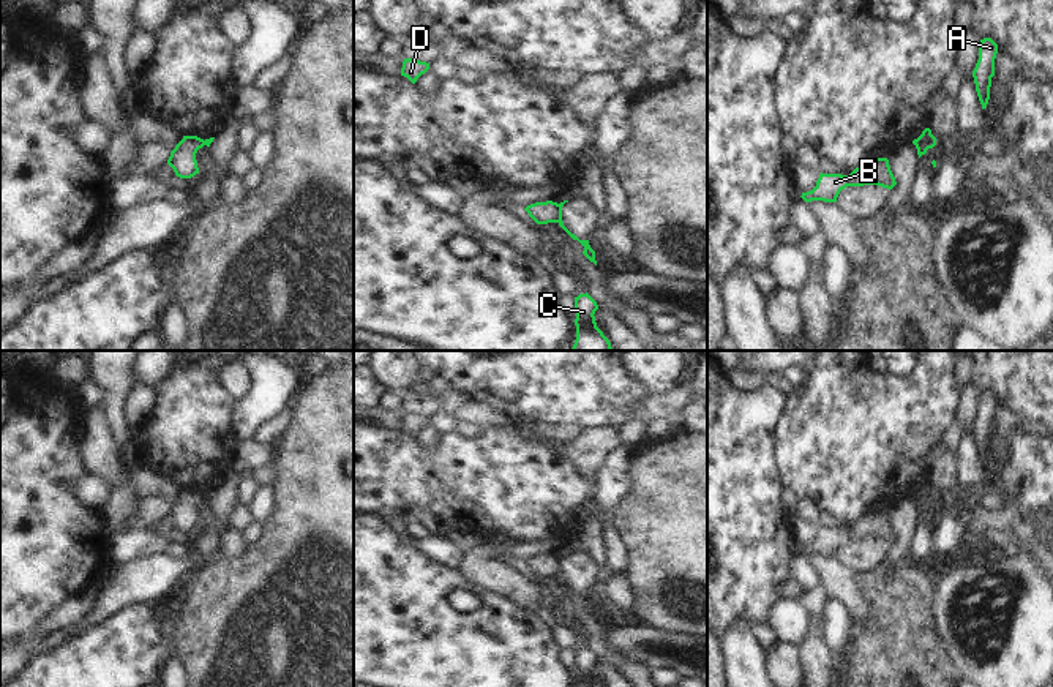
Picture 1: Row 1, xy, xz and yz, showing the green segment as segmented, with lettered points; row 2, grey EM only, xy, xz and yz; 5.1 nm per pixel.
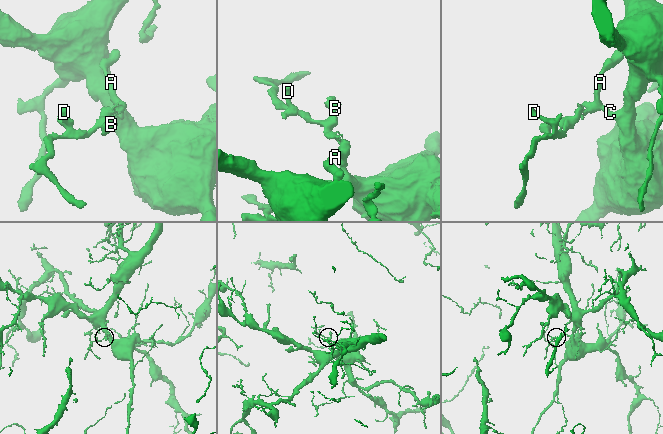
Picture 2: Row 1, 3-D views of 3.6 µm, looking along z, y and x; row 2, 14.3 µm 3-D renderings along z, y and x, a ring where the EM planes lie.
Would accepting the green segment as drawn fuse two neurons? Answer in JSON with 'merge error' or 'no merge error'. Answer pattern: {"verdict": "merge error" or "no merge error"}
{"verdict": "merge error"}

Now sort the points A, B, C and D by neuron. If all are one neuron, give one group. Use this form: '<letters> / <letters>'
A C / B D

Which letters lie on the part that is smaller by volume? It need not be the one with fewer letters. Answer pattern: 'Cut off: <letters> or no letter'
Cut off: B, D

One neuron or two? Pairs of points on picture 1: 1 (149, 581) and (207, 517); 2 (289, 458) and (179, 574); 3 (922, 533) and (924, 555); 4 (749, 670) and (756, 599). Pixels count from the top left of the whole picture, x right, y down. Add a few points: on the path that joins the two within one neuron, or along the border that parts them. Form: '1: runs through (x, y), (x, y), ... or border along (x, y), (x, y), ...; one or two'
1: border along (220, 531), (201, 536); two
2: border along (206, 561), (188, 580); two
3: runs through (922, 537), (922, 550); one
4: border along (734, 619), (745, 623), (752, 638), (766, 656); two

